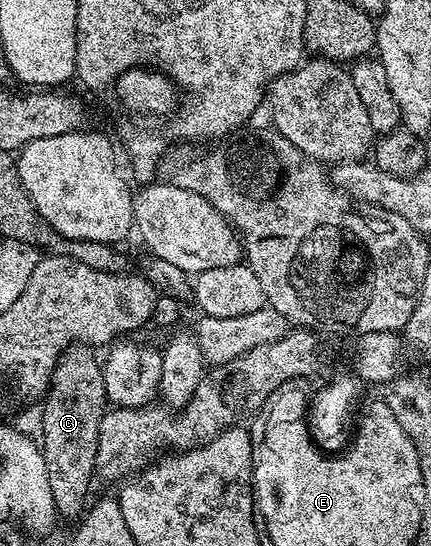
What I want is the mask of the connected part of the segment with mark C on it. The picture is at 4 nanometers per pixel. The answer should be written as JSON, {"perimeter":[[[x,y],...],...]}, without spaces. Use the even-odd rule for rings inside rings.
{"perimeter":[[[86,344],[70,345],[56,363],[48,390],[42,397],[44,409],[40,412],[38,443],[40,453],[46,458],[50,494],[54,494],[56,515],[61,521],[75,521],[85,511],[84,499],[88,496],[96,467],[98,426],[106,411],[106,397],[104,370],[92,352],[95,351]]]}

